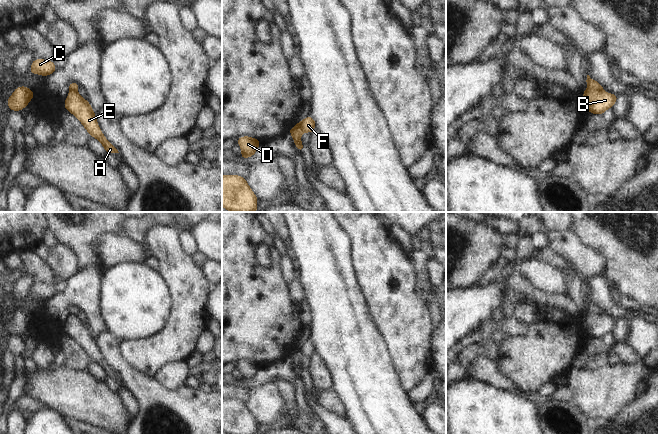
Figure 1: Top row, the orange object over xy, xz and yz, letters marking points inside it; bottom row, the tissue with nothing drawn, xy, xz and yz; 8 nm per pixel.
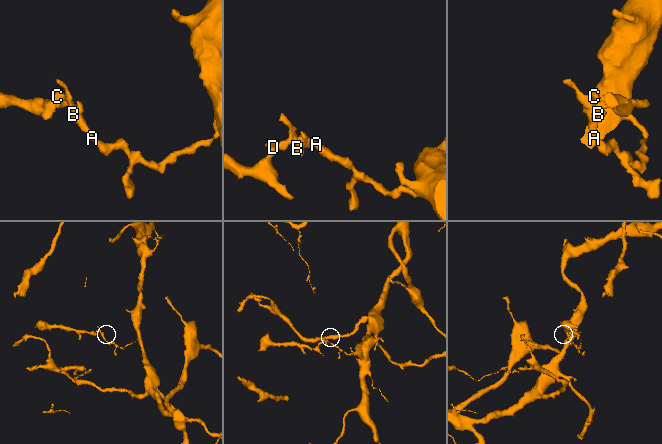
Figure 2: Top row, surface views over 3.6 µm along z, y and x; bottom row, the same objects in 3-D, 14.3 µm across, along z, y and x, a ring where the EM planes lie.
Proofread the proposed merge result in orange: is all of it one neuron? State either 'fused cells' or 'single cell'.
fused cells

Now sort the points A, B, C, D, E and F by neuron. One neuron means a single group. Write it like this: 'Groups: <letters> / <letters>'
Groups: A B E F / C D.

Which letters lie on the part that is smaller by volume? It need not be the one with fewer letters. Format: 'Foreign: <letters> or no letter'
Foreign: C, D

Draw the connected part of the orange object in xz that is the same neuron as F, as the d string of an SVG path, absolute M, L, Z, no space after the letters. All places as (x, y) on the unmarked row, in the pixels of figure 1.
M309 339L305 343L303 343L301 346L297 346L296 349L296 356L293 360L293 365L298 373L298 367L301 365L301 359L303 356L312 357L313 354L316 352L316 346L314 343Z

